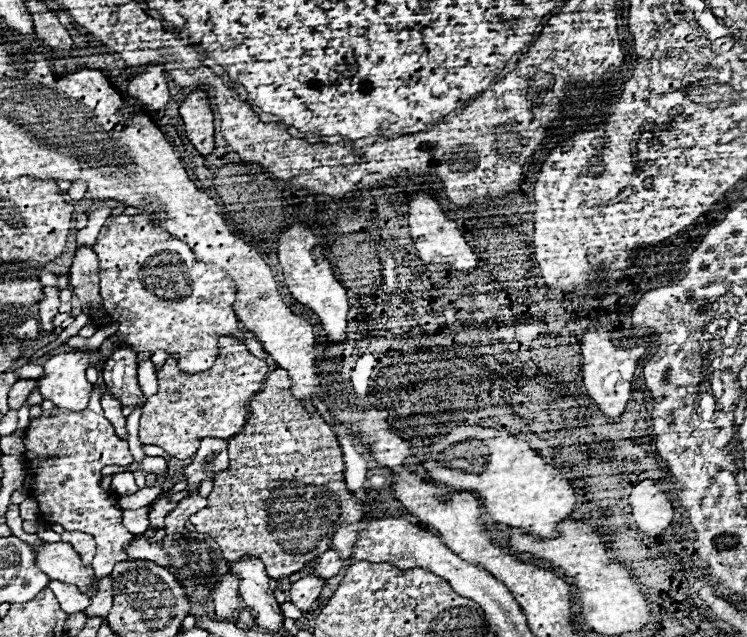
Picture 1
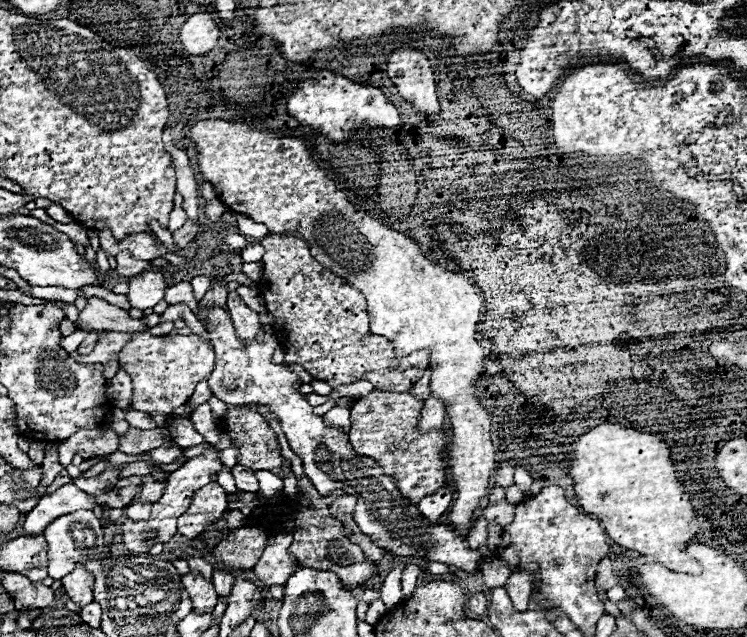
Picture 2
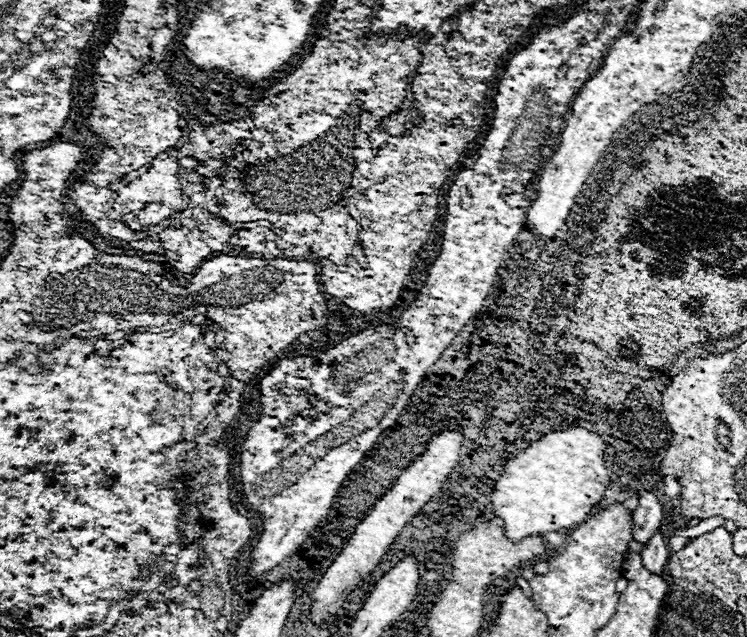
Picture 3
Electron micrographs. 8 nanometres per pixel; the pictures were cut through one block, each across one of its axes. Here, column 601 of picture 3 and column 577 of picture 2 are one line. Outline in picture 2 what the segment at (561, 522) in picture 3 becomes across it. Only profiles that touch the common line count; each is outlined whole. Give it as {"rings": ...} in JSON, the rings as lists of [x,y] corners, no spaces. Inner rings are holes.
{"rings":[[[604,422],[574,442],[572,456],[570,476],[580,508],[598,516],[606,534],[614,538],[616,544],[650,556],[654,562],[675,572],[702,572],[701,564],[684,552],[698,532],[698,520],[686,488],[674,476],[672,454],[662,438],[624,428],[622,424]]]}

